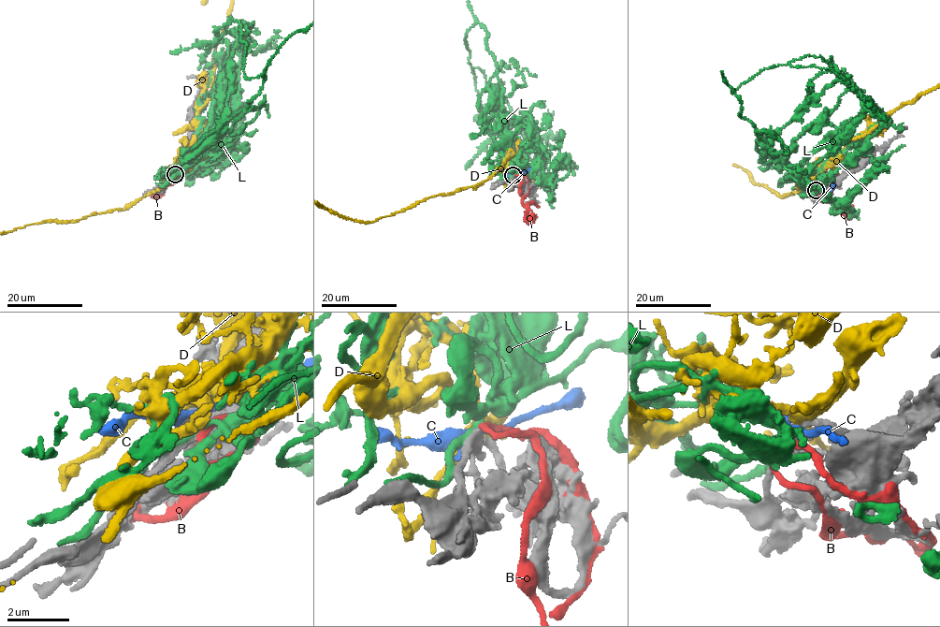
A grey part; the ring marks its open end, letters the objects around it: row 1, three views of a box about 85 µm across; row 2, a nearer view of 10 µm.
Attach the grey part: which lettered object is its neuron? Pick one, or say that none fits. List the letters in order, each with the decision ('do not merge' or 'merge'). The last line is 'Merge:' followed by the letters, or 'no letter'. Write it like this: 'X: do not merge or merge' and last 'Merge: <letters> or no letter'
B: do not merge
C: do not merge
D: do not merge
L: merge
Merge: L

